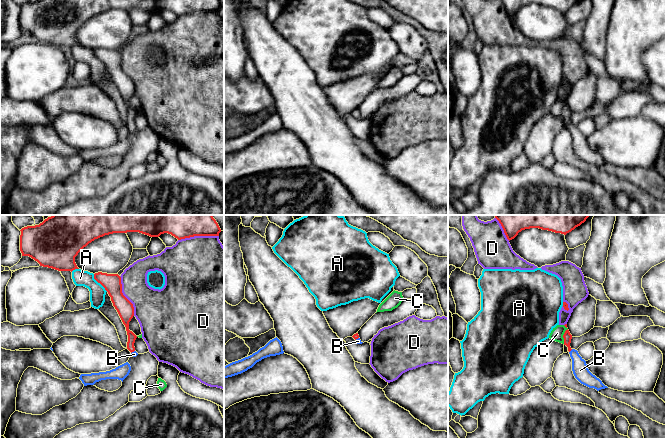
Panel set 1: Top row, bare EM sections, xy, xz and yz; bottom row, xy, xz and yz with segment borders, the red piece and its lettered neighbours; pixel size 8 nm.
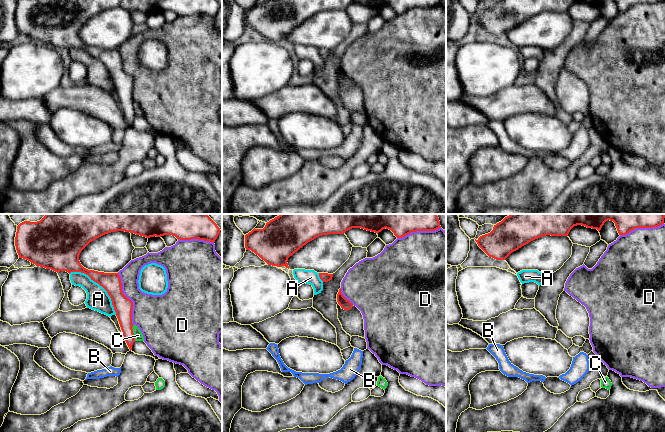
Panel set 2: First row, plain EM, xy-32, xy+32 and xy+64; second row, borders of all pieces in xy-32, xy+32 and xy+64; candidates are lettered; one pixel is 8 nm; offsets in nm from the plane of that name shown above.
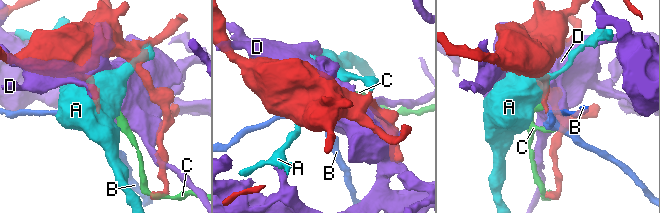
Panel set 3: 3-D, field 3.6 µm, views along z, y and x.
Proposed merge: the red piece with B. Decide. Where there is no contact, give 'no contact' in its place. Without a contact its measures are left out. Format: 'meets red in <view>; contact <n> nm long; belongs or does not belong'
meets red in yz; contact 40 nm long; belongs

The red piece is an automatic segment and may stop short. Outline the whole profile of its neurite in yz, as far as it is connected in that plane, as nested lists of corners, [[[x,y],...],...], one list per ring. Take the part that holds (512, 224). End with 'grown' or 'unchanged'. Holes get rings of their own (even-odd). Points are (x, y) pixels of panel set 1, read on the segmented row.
[[[495,215],[507,239],[514,239],[519,232],[539,228],[566,235],[586,221],[590,215]]]; unchanged

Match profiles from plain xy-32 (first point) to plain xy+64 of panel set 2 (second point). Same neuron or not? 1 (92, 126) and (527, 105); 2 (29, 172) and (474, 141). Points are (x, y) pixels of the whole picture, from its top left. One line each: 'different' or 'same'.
1: different
2: different

